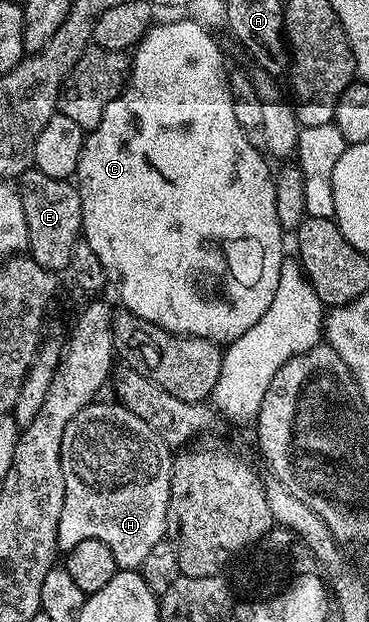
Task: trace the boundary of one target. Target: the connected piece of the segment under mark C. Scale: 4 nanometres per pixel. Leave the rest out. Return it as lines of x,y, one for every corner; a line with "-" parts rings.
182,18
174,23
158,22
149,28
132,52
129,78
123,94
111,101
107,109
103,109
99,125
85,136
83,153
79,157
75,176
83,209
81,229
83,240
102,262
108,282
113,287
117,286
117,295
121,298
120,306
124,310
151,325
159,325
164,331
176,335
194,335
218,345
228,345
243,337
243,333
247,333
247,329
251,329
251,325
255,325
255,321
259,321
259,317
267,313
267,305
271,305
275,297
275,285
279,285
283,262
283,230
276,213
276,182
274,172
269,172
270,160
263,154
262,148
247,141
247,133
243,133
239,120
235,118
227,66
225,67
225,59
221,56
221,47
196,20

